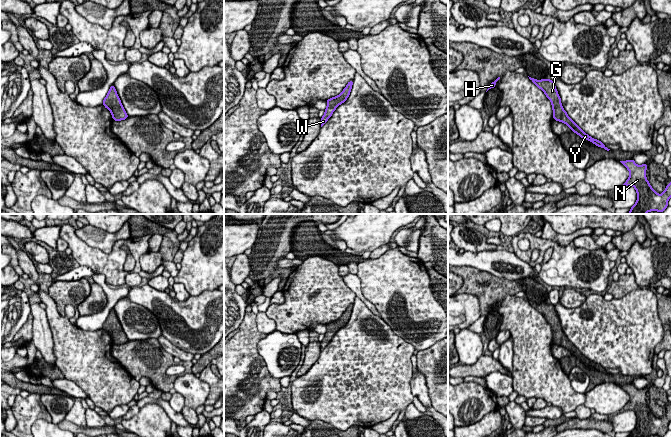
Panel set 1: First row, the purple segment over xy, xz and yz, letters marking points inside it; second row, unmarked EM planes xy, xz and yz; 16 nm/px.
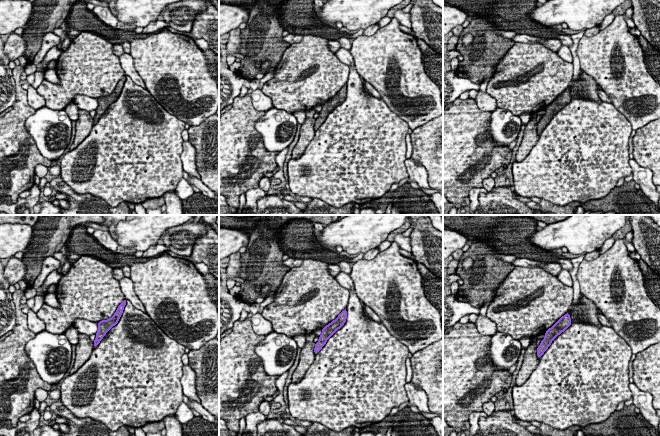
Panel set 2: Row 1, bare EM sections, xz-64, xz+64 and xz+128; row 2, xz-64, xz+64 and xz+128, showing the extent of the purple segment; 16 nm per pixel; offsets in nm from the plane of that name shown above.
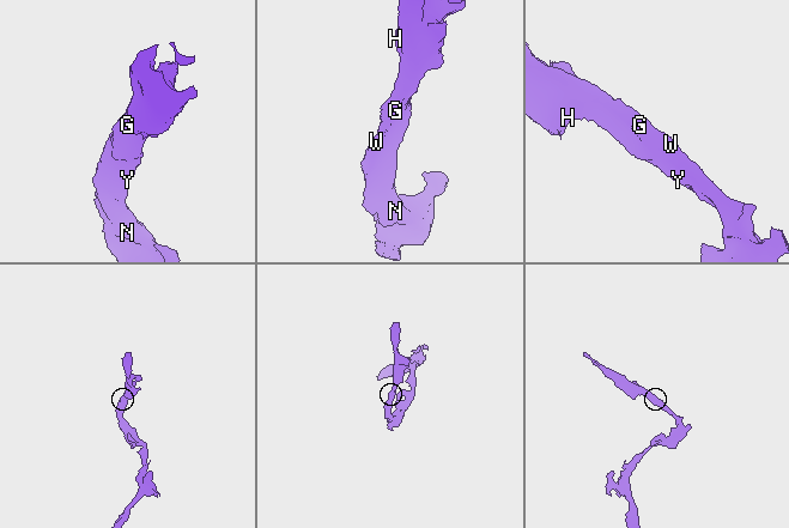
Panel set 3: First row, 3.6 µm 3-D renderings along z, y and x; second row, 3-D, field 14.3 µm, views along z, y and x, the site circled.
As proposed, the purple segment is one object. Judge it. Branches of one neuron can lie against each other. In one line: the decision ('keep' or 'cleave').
keep

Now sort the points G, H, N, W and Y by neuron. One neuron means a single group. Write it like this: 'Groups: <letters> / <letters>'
Groups: G H N W Y

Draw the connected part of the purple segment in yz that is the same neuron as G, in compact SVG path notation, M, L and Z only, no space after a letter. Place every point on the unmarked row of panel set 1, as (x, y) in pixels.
M529 301L529 303L539 312L541 313L546 321L551 325L552 334L553 334L553 343L559 346L562 346L570 351L571 355L579 359L582 363L588 364L595 368L597 371L601 371L607 375L608 373L604 367L601 365L592 362L588 358L586 358L567 338L561 328L561 322L558 318L556 310L554 306L550 303L541 303L536 304L534 302Z

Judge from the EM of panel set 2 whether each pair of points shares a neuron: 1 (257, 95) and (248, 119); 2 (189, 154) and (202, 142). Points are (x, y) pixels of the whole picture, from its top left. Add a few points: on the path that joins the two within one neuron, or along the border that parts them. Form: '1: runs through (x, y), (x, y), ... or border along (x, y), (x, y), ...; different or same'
1: border along (249, 95), (252, 105), (264, 112); different
2: border along (188, 140), (195, 150), (195, 165), (198, 172); different

